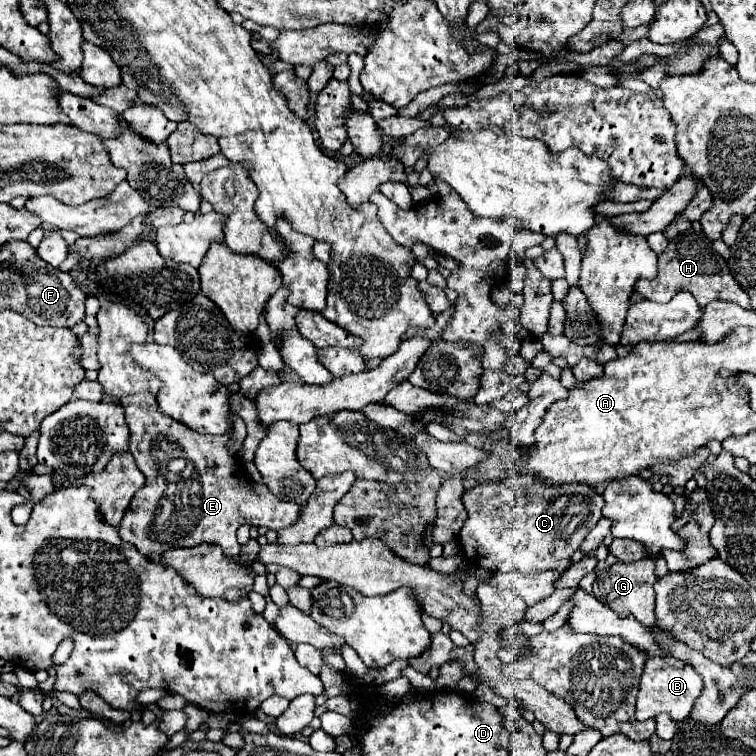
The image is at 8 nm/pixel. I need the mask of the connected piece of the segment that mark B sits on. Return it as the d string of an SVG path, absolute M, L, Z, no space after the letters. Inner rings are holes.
M670 656L648 658L644 672L642 672L642 680L640 680L638 702L636 702L636 718L648 720L648 718L658 716L660 712L668 712L672 718L676 718L676 722L684 720L690 714L690 710L692 710L696 698L700 696L702 688L704 688L704 682L702 682L700 674L690 664L676 666L676 662Z

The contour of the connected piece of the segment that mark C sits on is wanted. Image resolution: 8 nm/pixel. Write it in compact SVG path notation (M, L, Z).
M476 486L462 496L464 506L468 508L468 520L464 522L460 530L460 546L464 552L464 558L468 564L486 568L490 572L544 572L544 570L554 570L554 572L564 572L570 566L572 554L580 548L584 538L590 534L590 530L596 526L596 522L602 518L602 496L594 490L588 488L588 494L584 496L554 496L538 502L526 502L526 504L516 504L516 506L494 506L486 502L486 486Z

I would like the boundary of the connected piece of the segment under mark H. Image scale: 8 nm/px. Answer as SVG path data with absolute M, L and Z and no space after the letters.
M694 224L688 232L682 232L674 240L670 240L668 248L658 256L658 276L654 280L638 280L634 290L646 300L654 302L668 302L676 292L688 290L700 306L712 300L728 300L736 302L746 310L752 308L748 294L738 286L738 282L730 274L726 260L718 252L714 252L712 240L702 234L700 224Z

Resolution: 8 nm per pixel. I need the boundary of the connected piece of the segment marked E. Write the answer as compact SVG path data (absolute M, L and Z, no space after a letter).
M150 392L132 394L122 400L122 406L130 428L130 452L146 476L146 484L134 494L118 526L118 534L136 546L140 554L162 554L170 548L188 548L206 542L220 544L230 560L248 566L240 558L242 546L236 542L238 526L254 524L278 532L298 520L300 504L284 502L266 486L250 478L248 484L242 478L246 470L240 458L228 448L232 432L222 436L200 434L160 412Z

